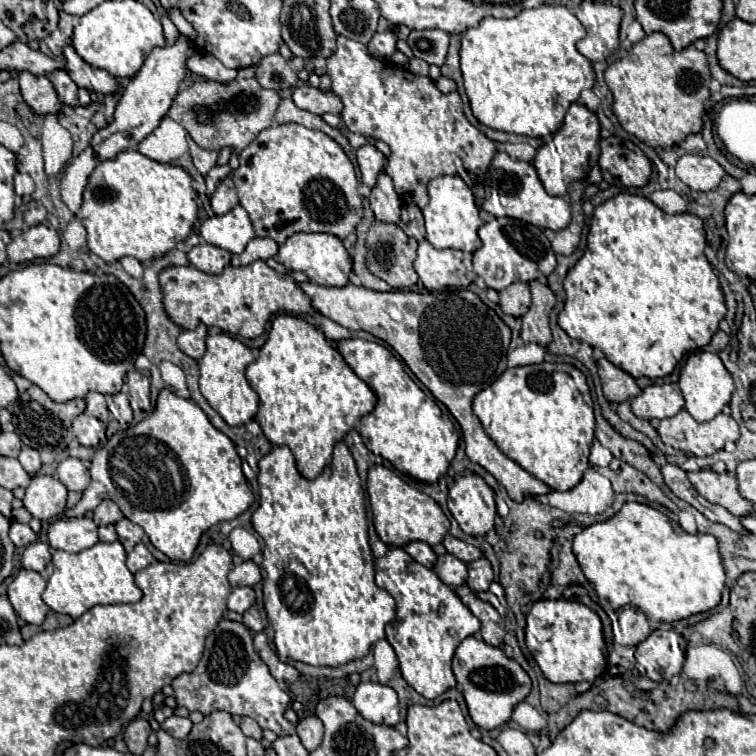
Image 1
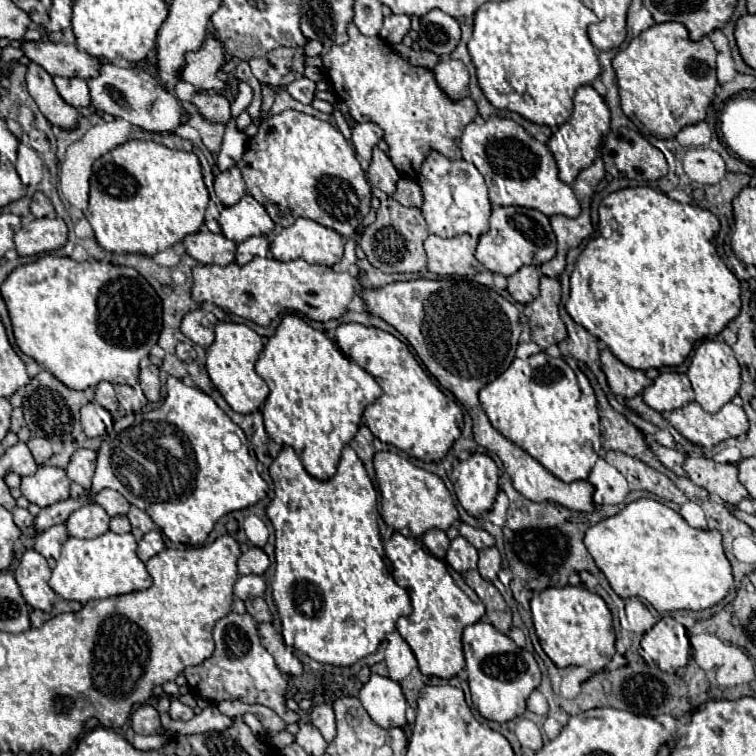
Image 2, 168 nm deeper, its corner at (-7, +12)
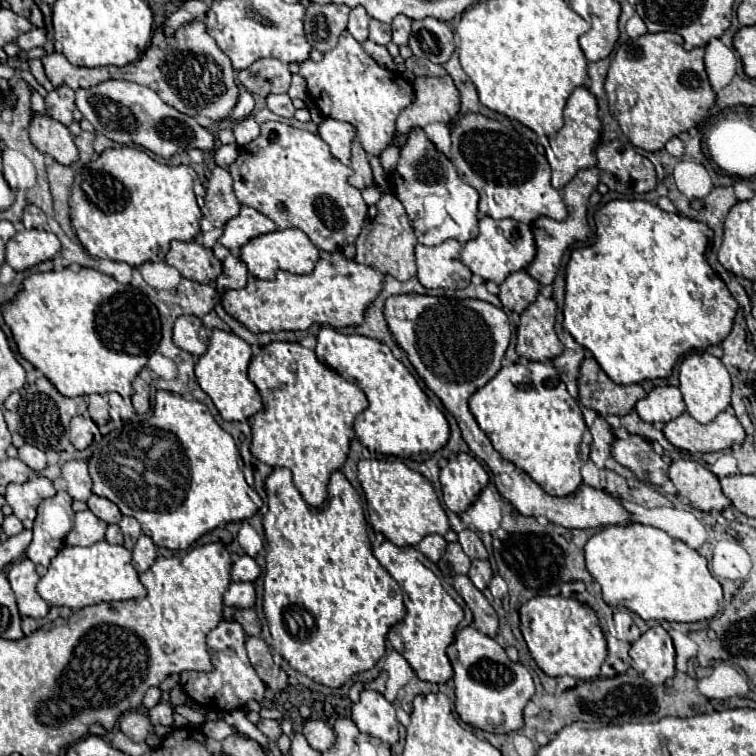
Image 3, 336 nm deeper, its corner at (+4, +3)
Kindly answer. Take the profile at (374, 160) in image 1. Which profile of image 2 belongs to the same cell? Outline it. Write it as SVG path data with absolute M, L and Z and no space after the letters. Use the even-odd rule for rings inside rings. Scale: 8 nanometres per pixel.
M373 122L351 124L351 140L353 140L355 152L367 162L371 162L371 150L373 146L377 146L381 136L383 136L383 130Z

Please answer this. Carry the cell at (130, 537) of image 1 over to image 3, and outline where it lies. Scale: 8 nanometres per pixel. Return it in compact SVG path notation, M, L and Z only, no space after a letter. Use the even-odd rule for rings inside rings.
M122 517L122 521L118 523L118 527L122 529L122 535L124 535L124 547L132 549L134 543L136 543L136 539L142 535L140 523L134 517Z

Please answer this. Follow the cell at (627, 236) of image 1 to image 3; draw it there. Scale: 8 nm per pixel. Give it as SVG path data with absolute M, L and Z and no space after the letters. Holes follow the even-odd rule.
M616 199L606 203L602 209L594 213L594 223L596 223L596 243L592 247L580 247L574 249L570 255L570 261L566 265L565 277L565 300L564 300L564 329L588 351L592 351L594 359L600 363L600 367L606 371L606 375L620 385L630 385L630 383L640 383L644 379L666 379L672 375L674 363L692 353L692 351L702 351L710 345L722 343L722 339L732 331L734 315L738 309L736 299L730 295L728 287L724 281L714 273L714 269L706 261L706 247L708 241L712 239L712 229L700 221L682 217L678 213L666 213L658 205L650 201L628 201L628 199Z

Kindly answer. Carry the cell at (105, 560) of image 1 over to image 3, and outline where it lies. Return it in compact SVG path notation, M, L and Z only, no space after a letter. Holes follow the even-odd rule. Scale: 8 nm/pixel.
M106 541L90 547L62 547L52 559L48 573L38 581L38 595L48 605L70 607L72 611L102 601L128 601L144 597L146 589L138 581L138 573L132 567L132 553L124 545L110 545Z

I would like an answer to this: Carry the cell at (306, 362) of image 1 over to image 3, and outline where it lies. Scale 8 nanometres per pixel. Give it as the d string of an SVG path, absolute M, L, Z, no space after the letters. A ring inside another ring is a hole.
M272 341L270 345L262 347L262 351L250 361L248 379L258 387L264 403L264 409L252 419L252 455L270 467L288 467L294 475L294 485L302 493L304 501L310 507L320 507L326 499L326 485L330 473L340 469L346 461L350 441L355 435L354 419L368 407L364 391L348 383L324 363L320 363L312 349L288 341Z

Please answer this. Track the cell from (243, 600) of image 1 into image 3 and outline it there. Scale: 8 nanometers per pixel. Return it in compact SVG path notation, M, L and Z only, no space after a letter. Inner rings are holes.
M232 583L228 591L224 593L224 605L244 609L244 607L254 607L254 585L252 583Z

